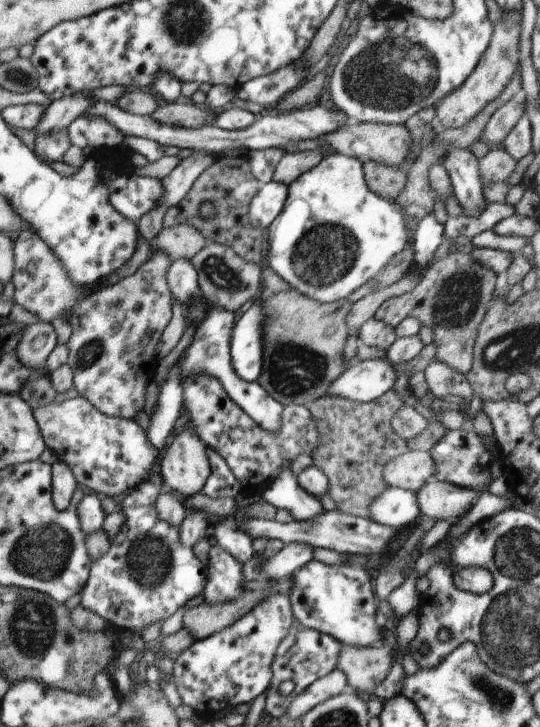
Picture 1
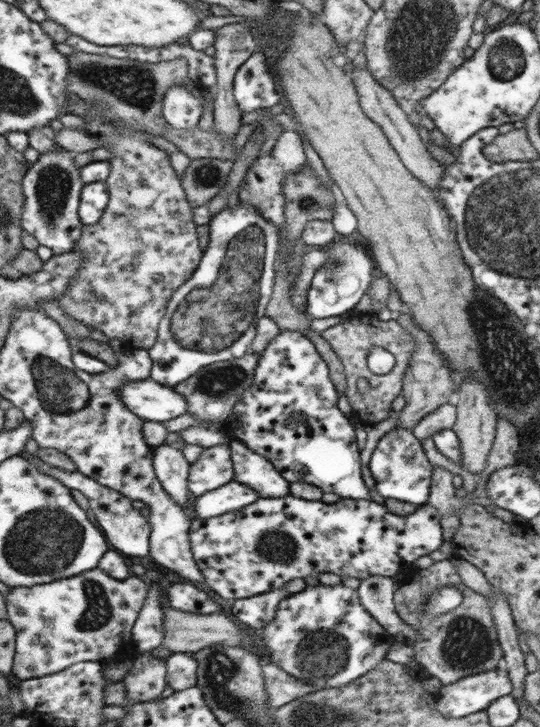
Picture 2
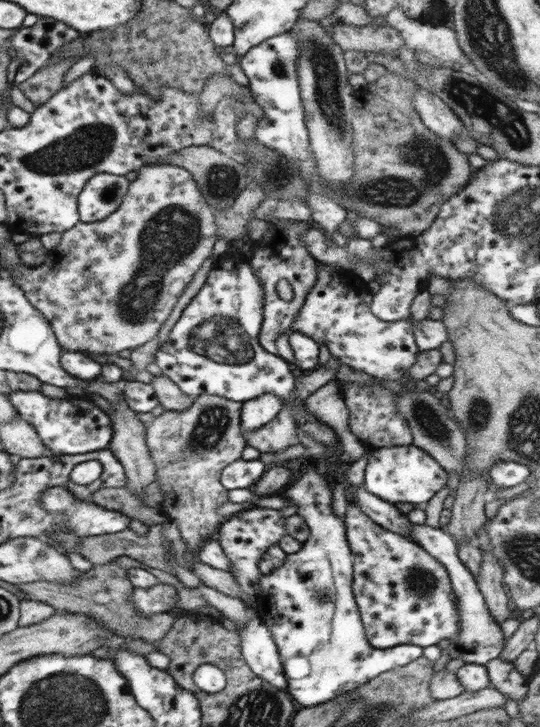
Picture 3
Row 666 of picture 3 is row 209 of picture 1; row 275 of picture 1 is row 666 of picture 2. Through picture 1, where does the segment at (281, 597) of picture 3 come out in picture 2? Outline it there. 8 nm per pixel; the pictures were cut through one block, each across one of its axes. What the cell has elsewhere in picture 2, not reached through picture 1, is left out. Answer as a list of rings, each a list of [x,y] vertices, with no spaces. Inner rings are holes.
[[[307,586],[279,603],[275,616],[259,630],[270,652],[270,662],[278,668],[313,683],[313,690],[335,688],[358,681],[386,661],[393,637],[360,603],[357,590],[338,586]]]

